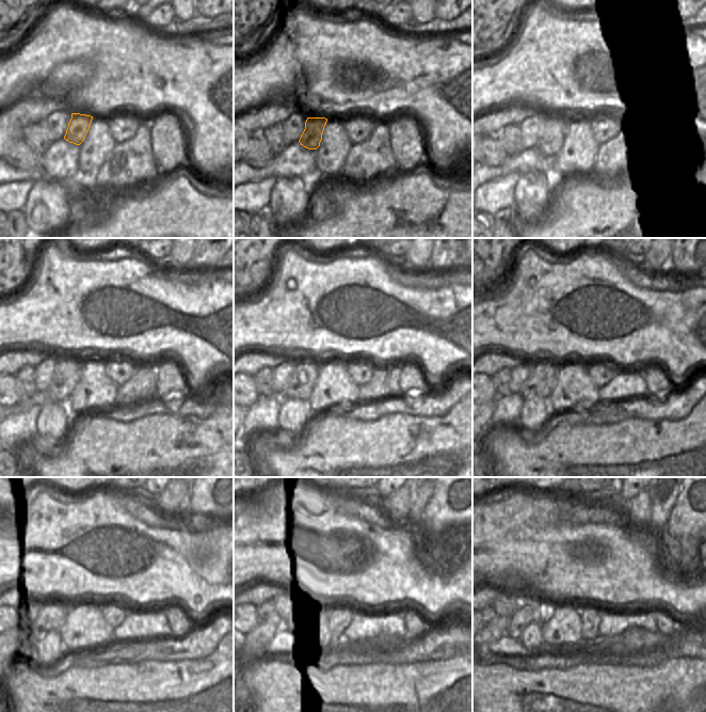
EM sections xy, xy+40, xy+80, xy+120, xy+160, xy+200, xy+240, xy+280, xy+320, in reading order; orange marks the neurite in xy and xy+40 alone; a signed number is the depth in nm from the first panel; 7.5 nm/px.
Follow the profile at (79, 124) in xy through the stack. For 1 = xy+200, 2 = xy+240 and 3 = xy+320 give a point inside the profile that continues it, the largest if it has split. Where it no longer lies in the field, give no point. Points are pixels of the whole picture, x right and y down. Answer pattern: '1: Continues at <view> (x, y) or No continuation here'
1: Continues at xy+200 (543, 375)
2: Continues at xy+240 (54, 614)
3: Continues at xy+320 (526, 615)

